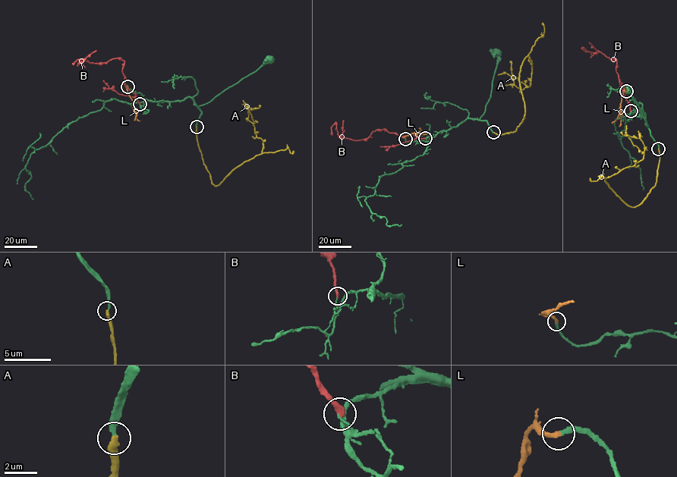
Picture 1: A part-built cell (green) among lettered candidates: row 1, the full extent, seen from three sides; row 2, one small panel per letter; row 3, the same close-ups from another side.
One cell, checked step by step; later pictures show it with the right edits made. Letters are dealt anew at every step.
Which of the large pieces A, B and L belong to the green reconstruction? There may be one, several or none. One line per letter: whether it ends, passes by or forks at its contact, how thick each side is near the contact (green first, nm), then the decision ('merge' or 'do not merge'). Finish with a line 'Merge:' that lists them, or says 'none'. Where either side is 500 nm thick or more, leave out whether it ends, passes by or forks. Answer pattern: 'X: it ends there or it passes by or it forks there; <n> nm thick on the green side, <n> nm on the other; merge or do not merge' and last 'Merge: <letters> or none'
A: it ends there; 280 nm thick on the green side, 400 nm on the other; do not merge
B: it ends there; 100 nm thick on the green side, 320 nm on the other; do not merge
L: it ends there; 240 nm thick on the green side, 300 nm on the other; merge
Merge: L

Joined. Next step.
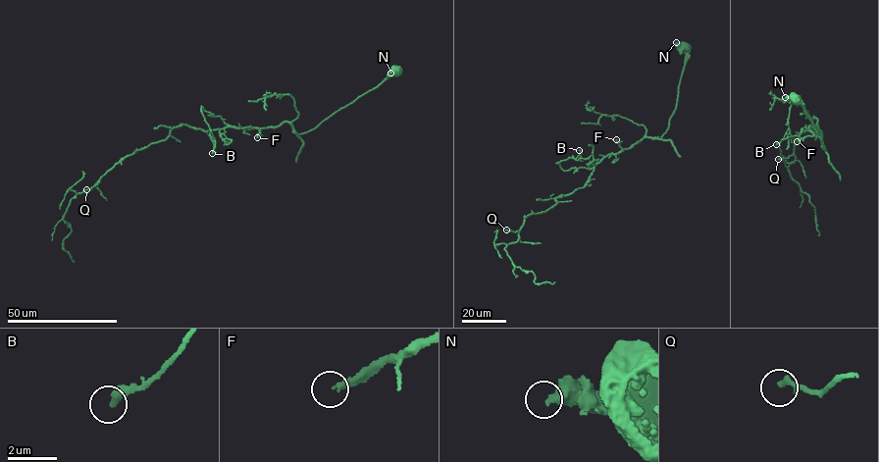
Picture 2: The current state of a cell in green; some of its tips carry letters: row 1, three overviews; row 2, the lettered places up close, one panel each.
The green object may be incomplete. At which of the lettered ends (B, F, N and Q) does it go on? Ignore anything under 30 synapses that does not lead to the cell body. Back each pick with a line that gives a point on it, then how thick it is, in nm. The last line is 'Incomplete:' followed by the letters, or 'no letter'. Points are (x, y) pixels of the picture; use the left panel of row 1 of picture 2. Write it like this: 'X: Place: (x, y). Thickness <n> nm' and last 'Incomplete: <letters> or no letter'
Incomplete: no letter

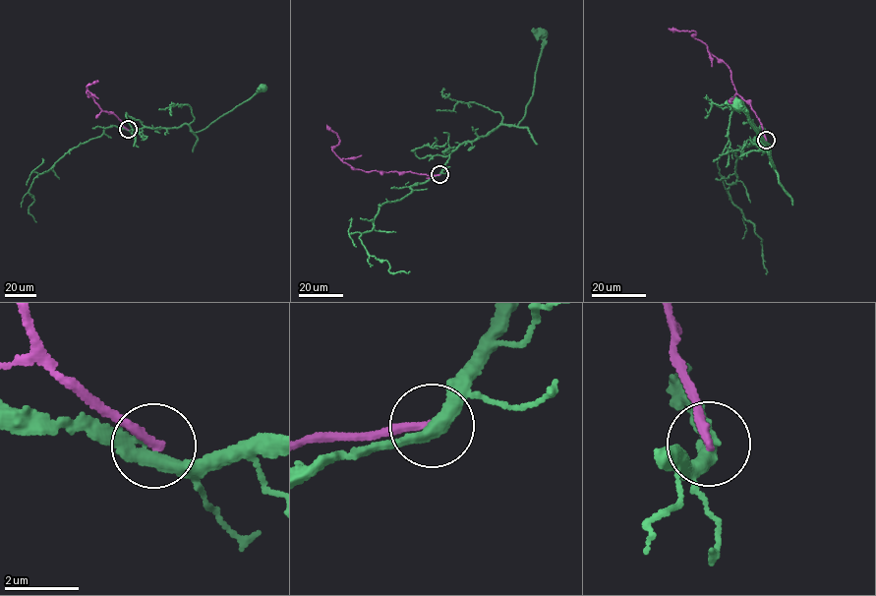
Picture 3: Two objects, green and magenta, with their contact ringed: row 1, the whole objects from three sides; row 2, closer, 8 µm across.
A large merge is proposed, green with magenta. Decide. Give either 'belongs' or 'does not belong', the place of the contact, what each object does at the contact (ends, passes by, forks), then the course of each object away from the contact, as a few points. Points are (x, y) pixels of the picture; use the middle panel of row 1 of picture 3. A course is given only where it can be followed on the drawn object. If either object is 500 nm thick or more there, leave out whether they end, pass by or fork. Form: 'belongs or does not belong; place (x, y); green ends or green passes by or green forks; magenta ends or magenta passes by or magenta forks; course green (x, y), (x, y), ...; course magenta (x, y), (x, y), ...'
does not belong; place (439, 174); green passes by; magenta ends; course green (439, 174), (460, 145), (487, 136), (501, 124), (516, 126), (523, 120), (533, 92), (542, 32); course magenta (439, 174), (355, 169), (332, 151), (340, 141), (326, 125)

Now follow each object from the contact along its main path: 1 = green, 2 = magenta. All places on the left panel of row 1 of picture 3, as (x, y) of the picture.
1: (128, 130), (177, 127), (186, 124), (194, 133), (201, 131), (263, 88)
2: (128, 130), (114, 114), (102, 111), (86, 92), (87, 87), (94, 82)

